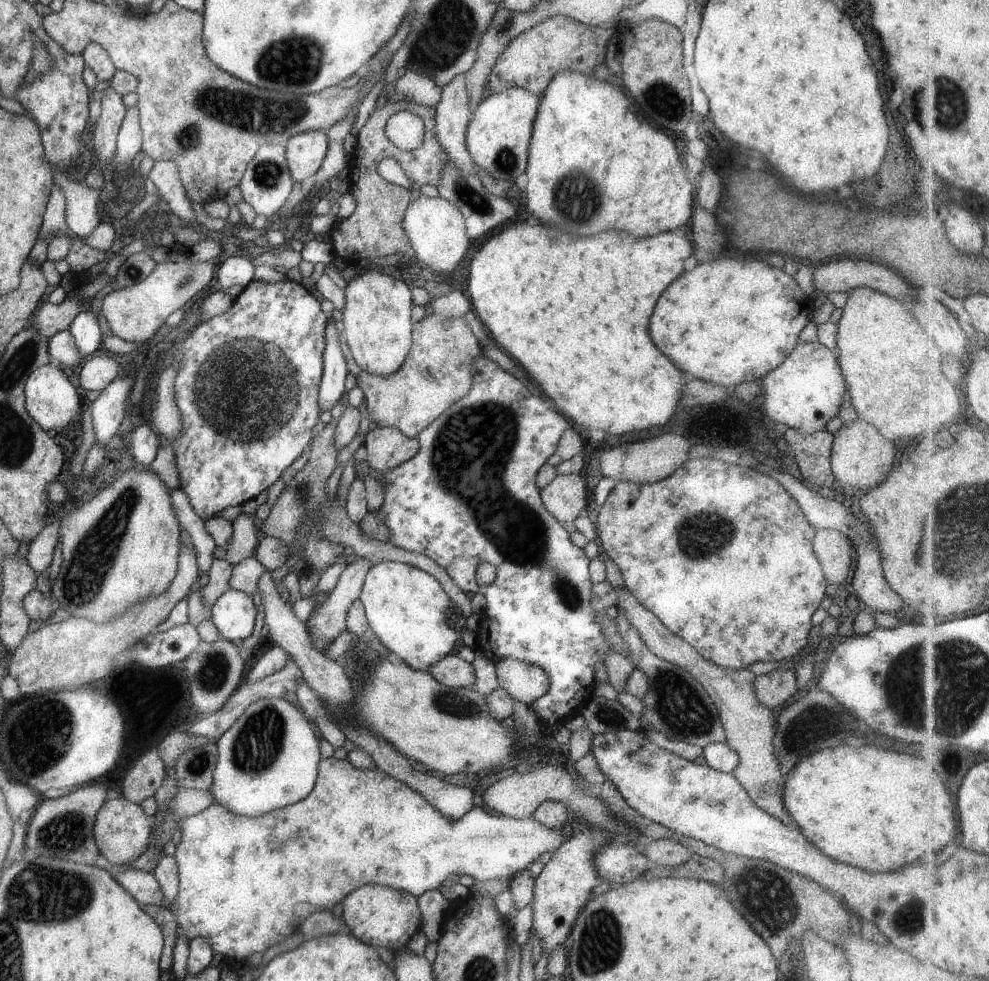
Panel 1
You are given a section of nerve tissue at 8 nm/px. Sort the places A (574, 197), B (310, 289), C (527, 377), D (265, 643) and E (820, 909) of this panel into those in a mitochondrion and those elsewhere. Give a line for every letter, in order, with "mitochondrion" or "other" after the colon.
A: mitochondrion
B: other
C: other
D: other
E: other

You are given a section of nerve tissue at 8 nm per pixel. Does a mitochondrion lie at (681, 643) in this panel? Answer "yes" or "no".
no

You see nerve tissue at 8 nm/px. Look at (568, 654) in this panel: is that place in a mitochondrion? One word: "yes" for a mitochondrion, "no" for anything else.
no

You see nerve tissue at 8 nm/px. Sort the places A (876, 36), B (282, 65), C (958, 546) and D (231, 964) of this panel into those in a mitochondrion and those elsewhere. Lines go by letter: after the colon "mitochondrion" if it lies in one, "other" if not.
A: other
B: mitochondrion
C: mitochondrion
D: other

